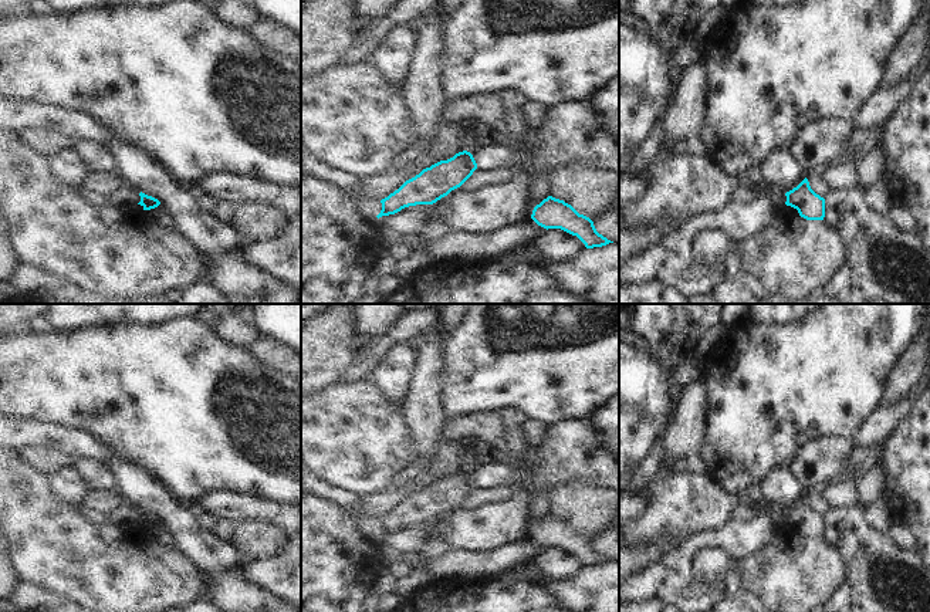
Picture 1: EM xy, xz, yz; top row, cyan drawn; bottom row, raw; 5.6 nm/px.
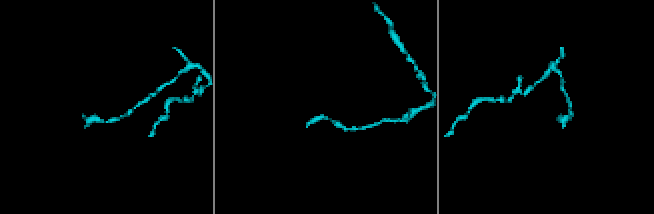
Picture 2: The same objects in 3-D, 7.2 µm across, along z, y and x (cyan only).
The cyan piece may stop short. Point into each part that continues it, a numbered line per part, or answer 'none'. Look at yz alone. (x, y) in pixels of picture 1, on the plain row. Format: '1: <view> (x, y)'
none

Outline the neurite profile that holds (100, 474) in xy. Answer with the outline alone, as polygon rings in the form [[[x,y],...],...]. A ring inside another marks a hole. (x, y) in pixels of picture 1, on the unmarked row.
[[[84,459],[75,467],[82,473],[91,490],[114,490],[121,493],[121,484],[108,461]]]

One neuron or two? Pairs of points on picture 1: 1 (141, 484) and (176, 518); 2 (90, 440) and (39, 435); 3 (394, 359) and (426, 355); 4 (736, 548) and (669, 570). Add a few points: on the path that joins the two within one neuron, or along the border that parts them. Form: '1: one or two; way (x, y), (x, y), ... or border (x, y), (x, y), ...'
1: one; way (149, 493), (168, 510)
2: one; way (77, 440), (51, 436)
3: two; border (419, 348), (419, 362), (411, 389)
4: one; way (719, 540), (699, 540), (686, 553)

